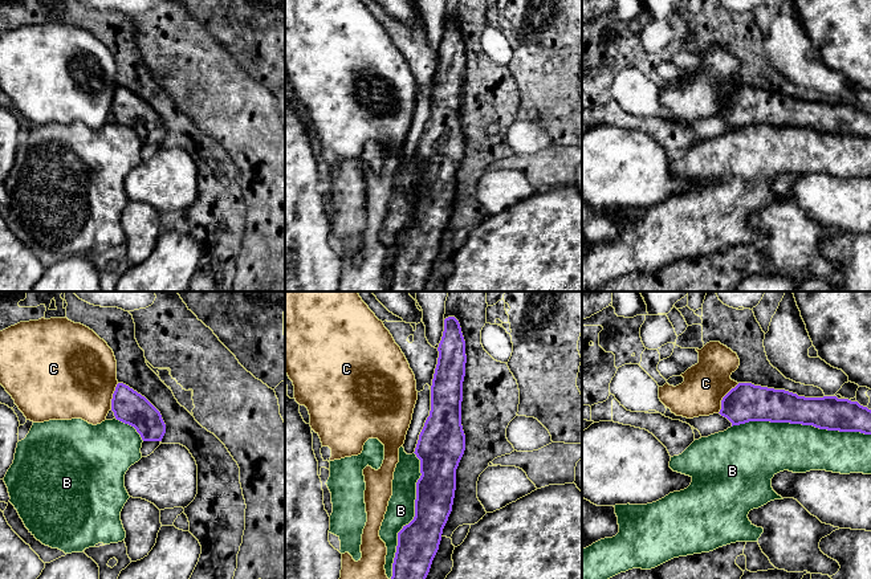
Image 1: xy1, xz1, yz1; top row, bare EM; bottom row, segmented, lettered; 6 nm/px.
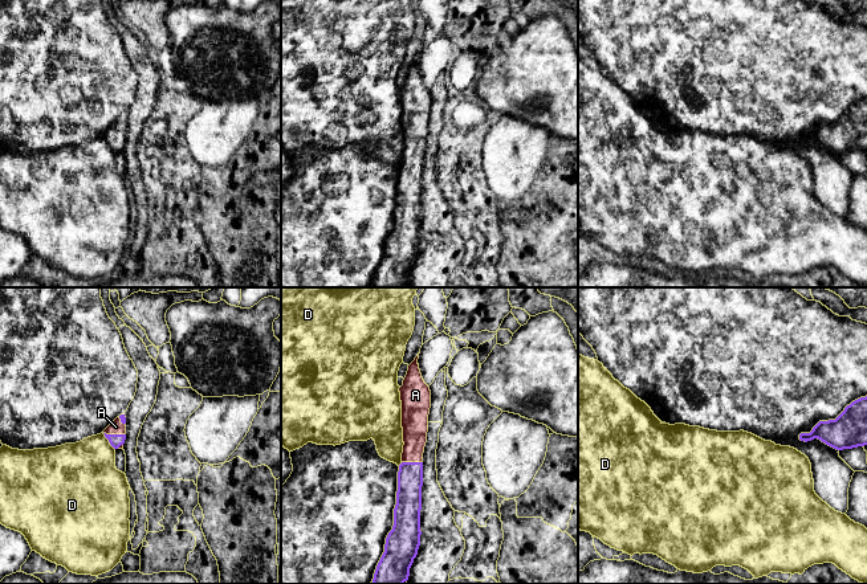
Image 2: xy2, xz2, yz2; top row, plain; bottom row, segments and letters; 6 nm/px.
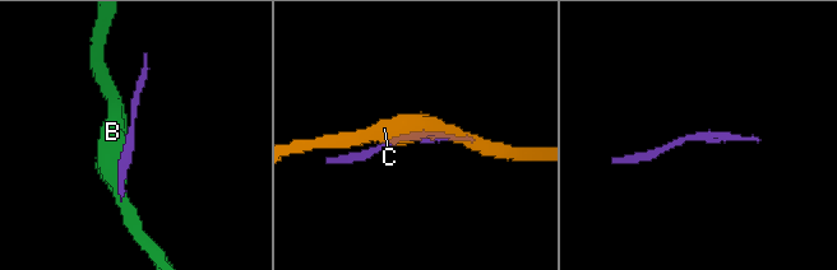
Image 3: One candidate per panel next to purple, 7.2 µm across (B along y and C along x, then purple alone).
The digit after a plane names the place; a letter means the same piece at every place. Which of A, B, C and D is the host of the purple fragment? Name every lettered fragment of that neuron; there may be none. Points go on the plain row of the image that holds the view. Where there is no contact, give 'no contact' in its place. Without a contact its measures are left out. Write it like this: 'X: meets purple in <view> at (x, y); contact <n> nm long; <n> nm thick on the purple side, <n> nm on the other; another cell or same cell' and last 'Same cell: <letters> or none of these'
A: meets purple in xy2 at (114, 138); contact 140 nm long; 80 nm thick on the purple side, 80 nm on the other; same cell
B: meets purple in yz1 at (801, 126); contact 850 nm long; 200 nm thick on the purple side, 320 nm on the other; another cell
C: meets purple in yz1 at (723, 101); contact 220 nm long; 240 nm thick on the purple side, 260 nm on the other; another cell
D: meets purple in xy2 at (109, 145); contact 130 nm long; 80 nm thick on the purple side, 380 nm on the other; another cell
Same cell: A

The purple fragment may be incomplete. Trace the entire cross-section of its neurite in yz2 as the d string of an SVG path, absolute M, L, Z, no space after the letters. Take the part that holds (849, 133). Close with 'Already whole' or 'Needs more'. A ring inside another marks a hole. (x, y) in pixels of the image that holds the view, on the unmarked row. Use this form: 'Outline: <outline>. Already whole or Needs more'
Outline: M867 99L852 105L835 122L819 124L810 136L801 136L801 144L821 143L837 152L852 152L867 148Z. Already whole

